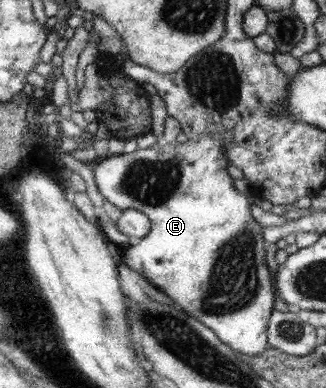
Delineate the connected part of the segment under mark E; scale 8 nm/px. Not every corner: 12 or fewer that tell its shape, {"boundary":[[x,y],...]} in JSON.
{"boundary":[[222,133],[95,163],[152,223],[122,263],[241,355],[269,347],[264,228]]}

